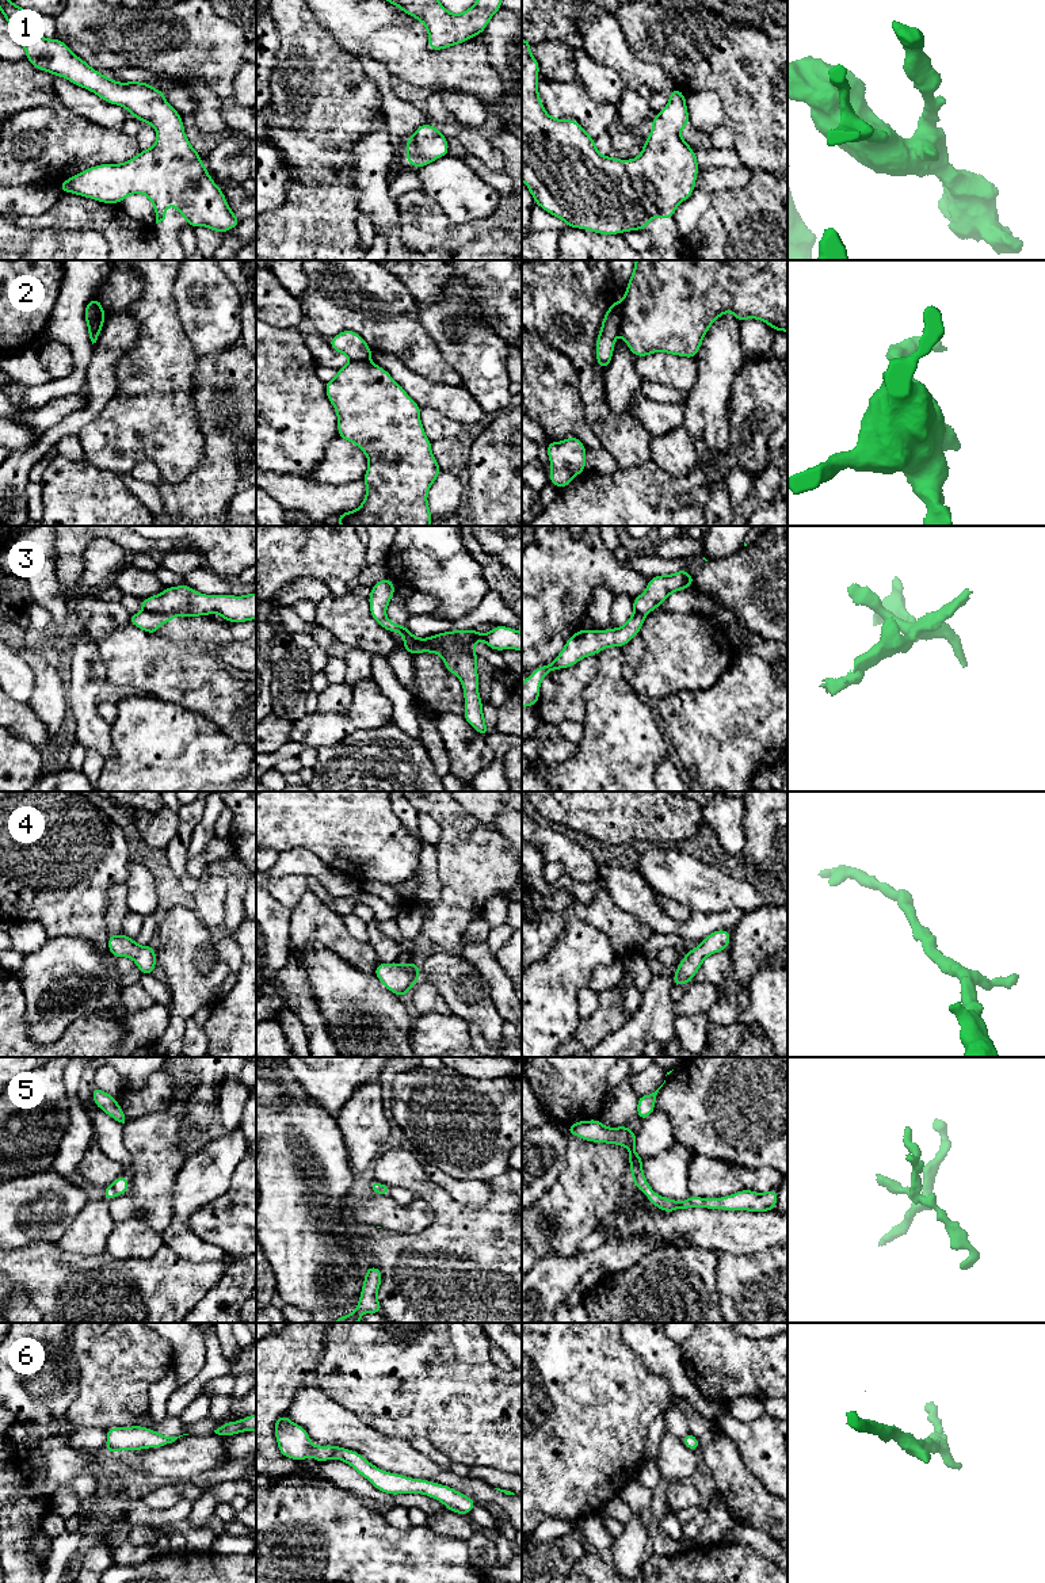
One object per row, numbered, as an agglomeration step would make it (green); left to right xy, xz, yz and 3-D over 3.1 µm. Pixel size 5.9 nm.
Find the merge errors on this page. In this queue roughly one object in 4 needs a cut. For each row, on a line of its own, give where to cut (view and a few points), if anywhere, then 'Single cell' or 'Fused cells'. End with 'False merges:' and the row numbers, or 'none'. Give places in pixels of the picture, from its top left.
1: No split. Single cell
2: Split along xy (94, 300), (102, 315), (87, 324). Fused cells
3: Split along xy (144, 610), (172, 615). Fused cells
4: No split. Single cell
5: No split. Single cell
6: No split. Single cell
False merges: 2, 3

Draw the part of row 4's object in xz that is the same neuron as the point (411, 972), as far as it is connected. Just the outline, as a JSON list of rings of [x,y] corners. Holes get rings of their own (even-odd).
[[[412,960],[405,966],[397,961],[392,964],[378,962],[374,974],[381,980],[385,988],[403,998],[420,979],[420,969]]]

